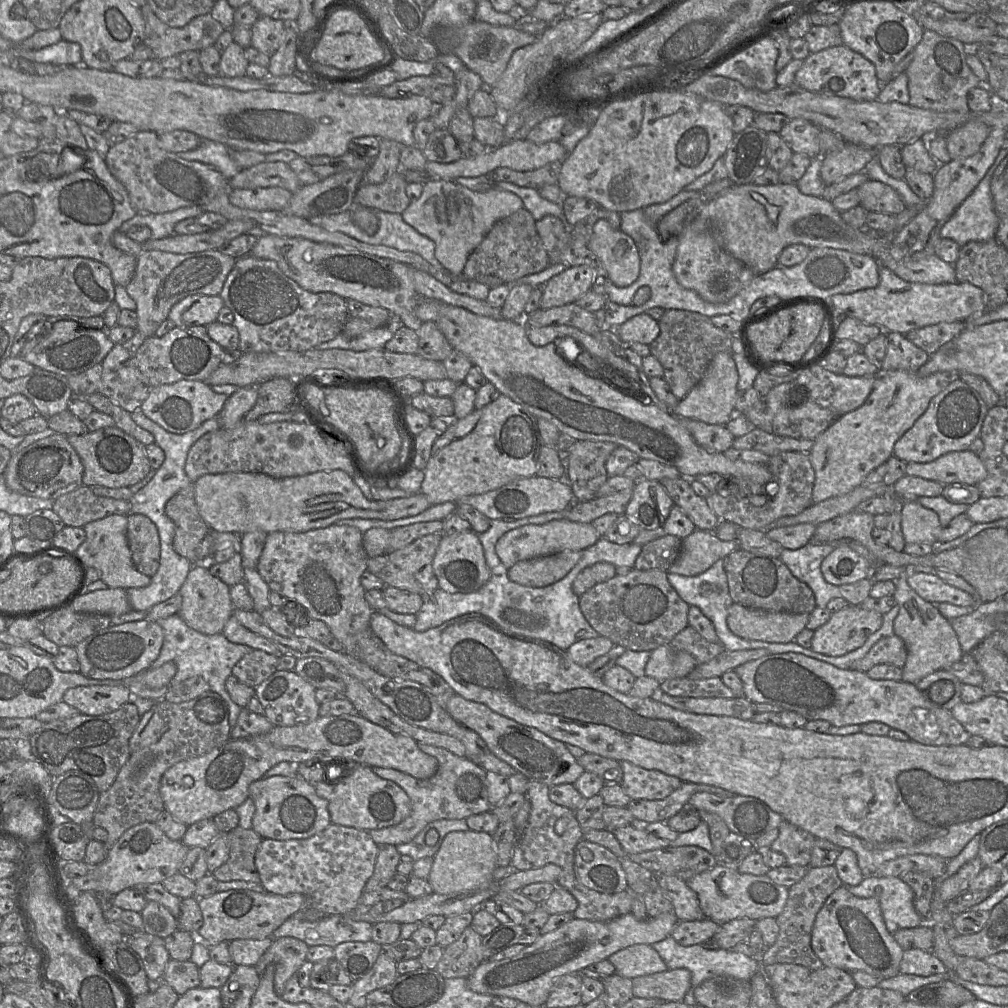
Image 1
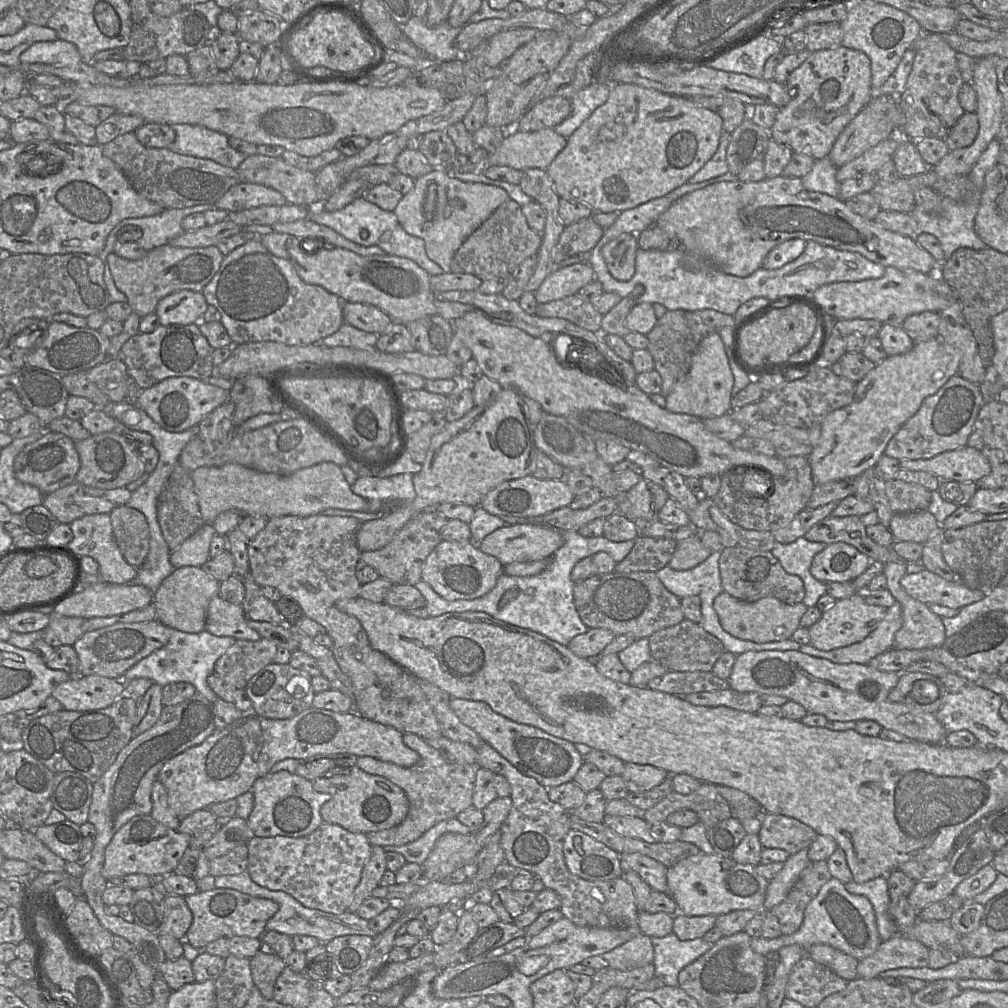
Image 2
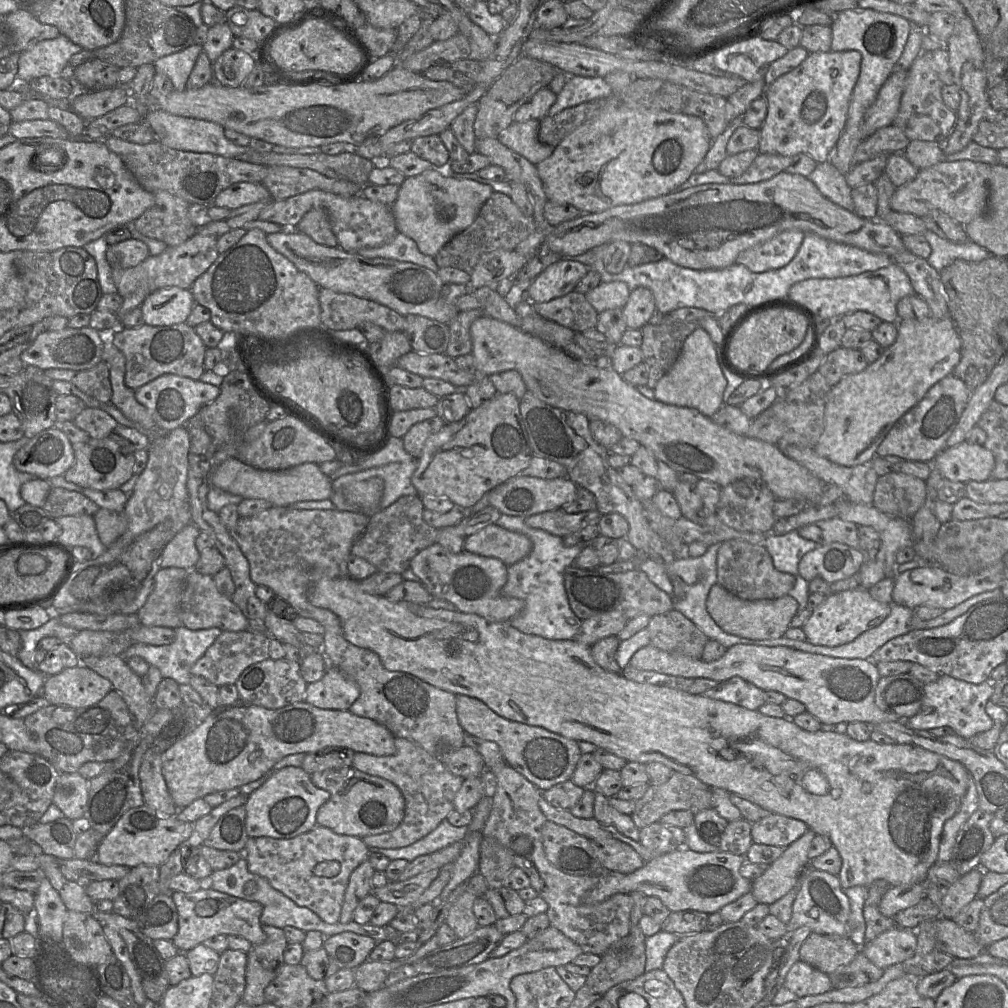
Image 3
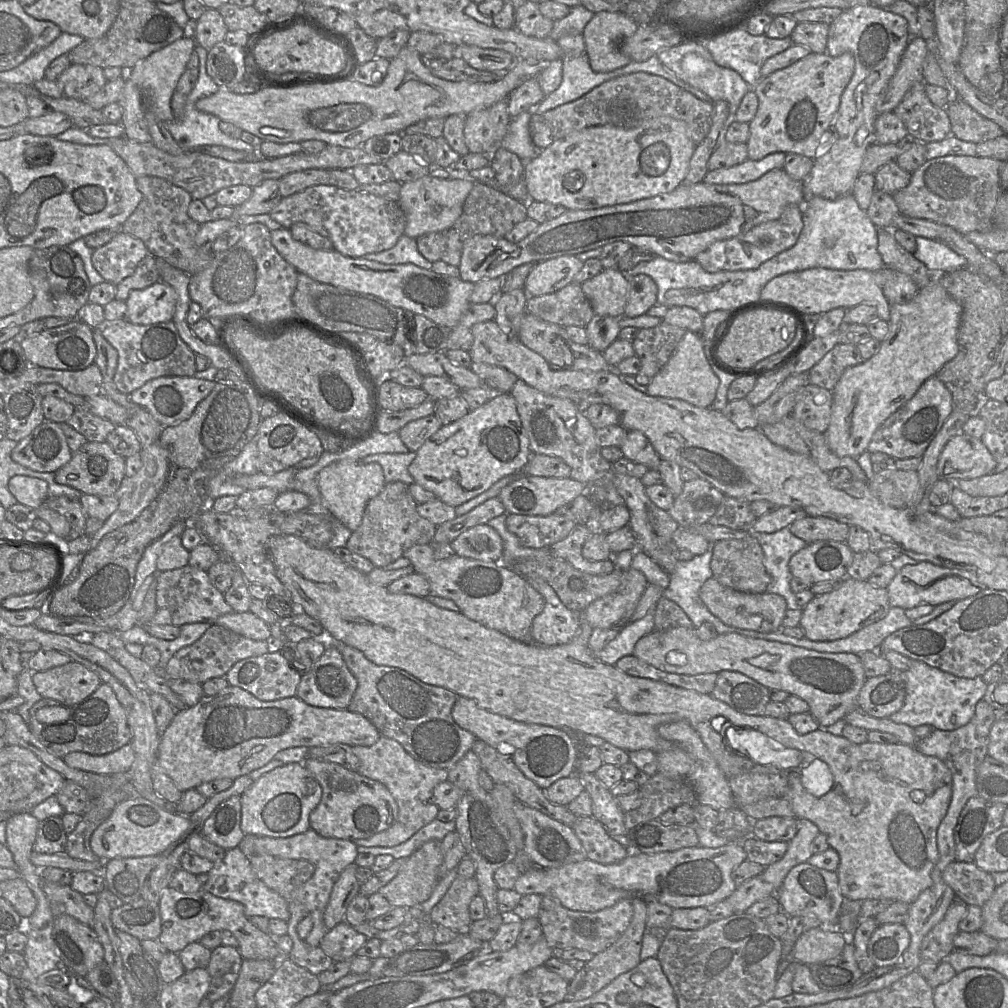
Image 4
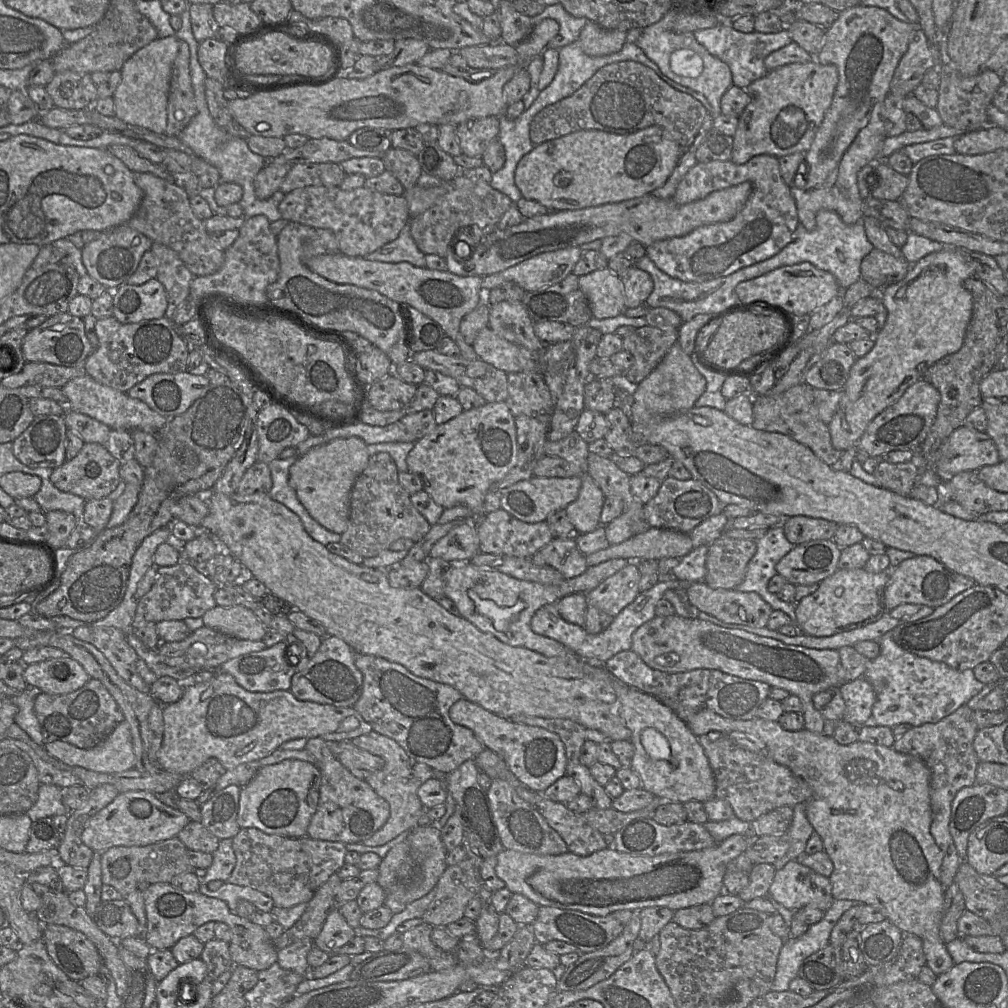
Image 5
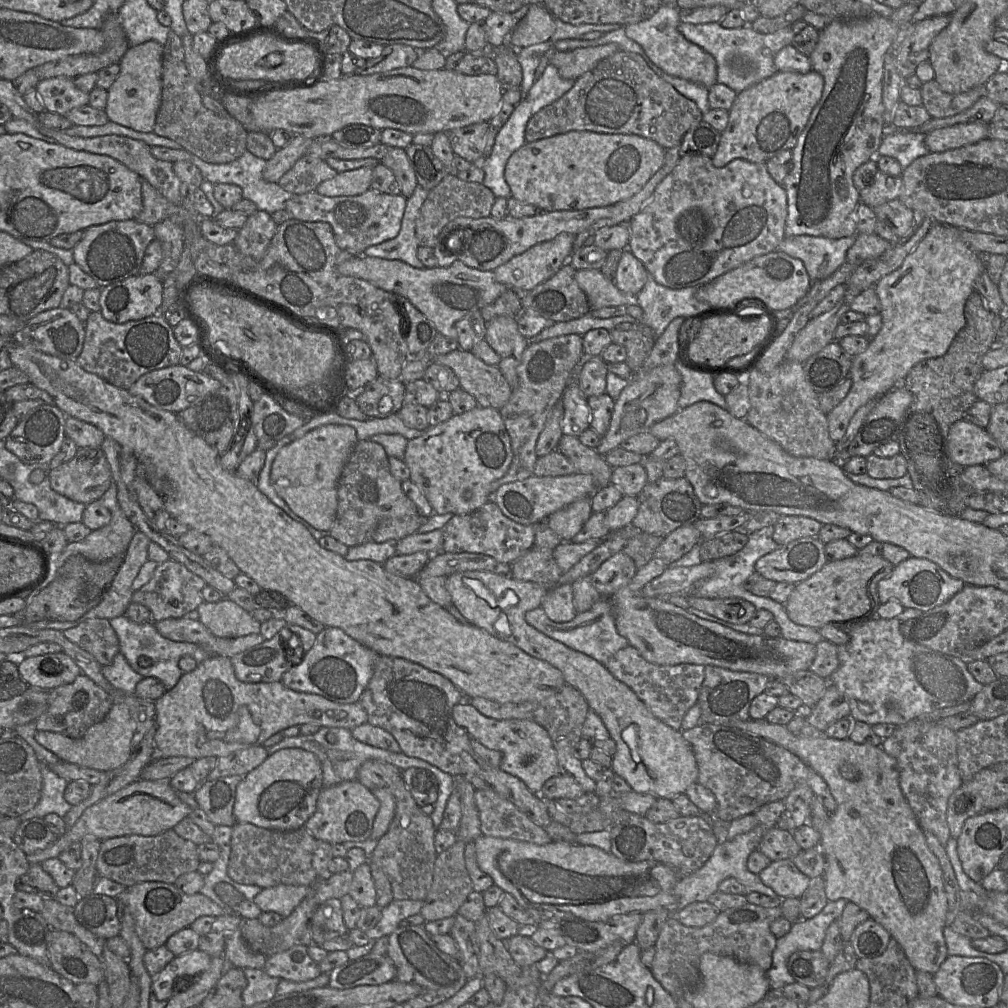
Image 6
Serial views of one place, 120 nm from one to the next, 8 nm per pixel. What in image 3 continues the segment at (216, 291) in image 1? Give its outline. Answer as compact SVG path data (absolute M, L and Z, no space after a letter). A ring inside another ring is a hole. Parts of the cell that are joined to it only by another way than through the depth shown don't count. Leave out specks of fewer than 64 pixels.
M195 233L184 243L167 247L157 256L149 255L146 260L131 268L112 268L112 280L117 288L117 293L123 298L137 289L147 289L149 293L166 287L176 286L190 289L194 281L202 275L217 259L217 238L213 235Z

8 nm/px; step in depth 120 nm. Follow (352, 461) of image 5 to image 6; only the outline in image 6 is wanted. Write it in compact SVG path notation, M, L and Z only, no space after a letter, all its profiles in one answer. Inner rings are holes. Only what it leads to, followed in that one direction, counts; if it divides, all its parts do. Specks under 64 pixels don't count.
M326 424L283 446L270 471L270 483L289 508L315 529L329 532L338 506L337 489L343 467L358 438L353 427Z

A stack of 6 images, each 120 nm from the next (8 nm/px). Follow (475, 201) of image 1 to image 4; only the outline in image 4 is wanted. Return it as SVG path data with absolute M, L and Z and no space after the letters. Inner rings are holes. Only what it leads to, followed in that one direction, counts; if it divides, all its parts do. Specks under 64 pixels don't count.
M425 175L417 180L401 183L398 203L406 216L404 234L417 239L450 228L462 213L463 204L472 190L474 181L469 177L442 179Z

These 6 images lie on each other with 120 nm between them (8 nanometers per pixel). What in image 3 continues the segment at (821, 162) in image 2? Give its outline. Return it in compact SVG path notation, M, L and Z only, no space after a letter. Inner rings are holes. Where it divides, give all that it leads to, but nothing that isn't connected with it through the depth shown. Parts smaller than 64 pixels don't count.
M829 160L818 163L807 178L825 198L848 211L855 211L852 188L847 184L845 176Z

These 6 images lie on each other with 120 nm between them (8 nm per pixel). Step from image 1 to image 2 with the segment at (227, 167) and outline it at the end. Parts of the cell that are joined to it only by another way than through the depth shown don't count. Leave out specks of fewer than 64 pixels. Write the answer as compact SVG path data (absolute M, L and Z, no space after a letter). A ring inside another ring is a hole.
M173 124L176 137L169 149L197 158L211 159L223 166L238 169L248 157L231 147L228 136L201 125Z

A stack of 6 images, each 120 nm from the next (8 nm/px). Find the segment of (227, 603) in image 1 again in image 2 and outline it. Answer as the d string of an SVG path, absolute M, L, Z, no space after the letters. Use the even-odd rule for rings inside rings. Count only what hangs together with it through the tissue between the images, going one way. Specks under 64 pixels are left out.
M185 566L176 568L163 580L153 594L152 603L156 608L156 620L169 628L186 633L205 630L210 600L219 595L220 582L207 574L201 567Z

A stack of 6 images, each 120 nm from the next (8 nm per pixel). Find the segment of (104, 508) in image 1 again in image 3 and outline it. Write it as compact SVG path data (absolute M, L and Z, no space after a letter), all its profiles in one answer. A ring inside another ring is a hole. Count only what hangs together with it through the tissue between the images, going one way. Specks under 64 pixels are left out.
M53 487L49 491L42 509L46 512L48 519L57 519L74 515L93 516L100 507L79 492Z

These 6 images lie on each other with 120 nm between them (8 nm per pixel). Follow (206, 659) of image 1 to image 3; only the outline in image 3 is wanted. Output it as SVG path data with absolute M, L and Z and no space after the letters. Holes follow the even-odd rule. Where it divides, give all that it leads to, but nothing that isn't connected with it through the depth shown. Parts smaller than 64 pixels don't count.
M181 626L175 628L174 631L176 635L175 641L169 645L153 646L138 643L128 648L122 656L125 660L133 656L141 657L149 665L156 666L163 678L171 678L179 685L189 685L192 677L192 666L205 654L206 650L222 633L222 630L218 628L192 630Z

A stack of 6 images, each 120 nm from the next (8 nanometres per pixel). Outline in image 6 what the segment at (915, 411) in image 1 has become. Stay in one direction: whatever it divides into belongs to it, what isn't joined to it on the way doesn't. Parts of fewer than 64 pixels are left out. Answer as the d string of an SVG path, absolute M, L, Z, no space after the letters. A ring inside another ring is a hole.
M934 223L915 249L905 257L902 265L875 285L881 303L882 327L878 334L870 339L866 350L852 357L850 391L827 415L829 436L834 442L844 436L858 408L871 400L880 399L894 387L903 384L906 375L918 362L943 356L957 333L965 326L965 303L974 291L977 277L984 269L985 258L963 241L960 230L966 229Z

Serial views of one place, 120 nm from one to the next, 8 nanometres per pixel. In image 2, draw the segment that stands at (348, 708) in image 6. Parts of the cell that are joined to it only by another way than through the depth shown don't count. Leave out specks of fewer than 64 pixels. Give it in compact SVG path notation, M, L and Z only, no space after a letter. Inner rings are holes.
M310 707L289 719L270 719L252 715L218 729L201 744L166 762L158 780L167 791L172 811L182 820L197 810L207 809L211 804L236 799L241 794L251 791L255 781L269 774L272 766L279 761L288 758L303 760L316 755L341 753L353 754L356 757L372 757L402 767L411 767L420 760L419 754L403 742L403 733L392 727L365 719L354 710L337 713Z

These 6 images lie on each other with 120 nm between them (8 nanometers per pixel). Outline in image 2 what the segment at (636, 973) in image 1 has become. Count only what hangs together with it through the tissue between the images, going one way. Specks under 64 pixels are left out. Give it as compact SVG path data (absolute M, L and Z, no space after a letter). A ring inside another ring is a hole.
M639 933L631 940L601 956L612 968L631 970L653 963L654 949L650 937Z

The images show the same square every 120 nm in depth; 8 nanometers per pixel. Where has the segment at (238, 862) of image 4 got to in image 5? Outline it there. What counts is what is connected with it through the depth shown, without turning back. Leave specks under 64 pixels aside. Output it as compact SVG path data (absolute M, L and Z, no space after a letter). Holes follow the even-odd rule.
M221 839L217 850L213 853L212 865L207 869L205 877L200 879L199 893L226 902L234 913L238 902L242 900L252 903L258 910L271 913L275 906L272 898L253 888L230 882L235 865L236 856L232 839Z

